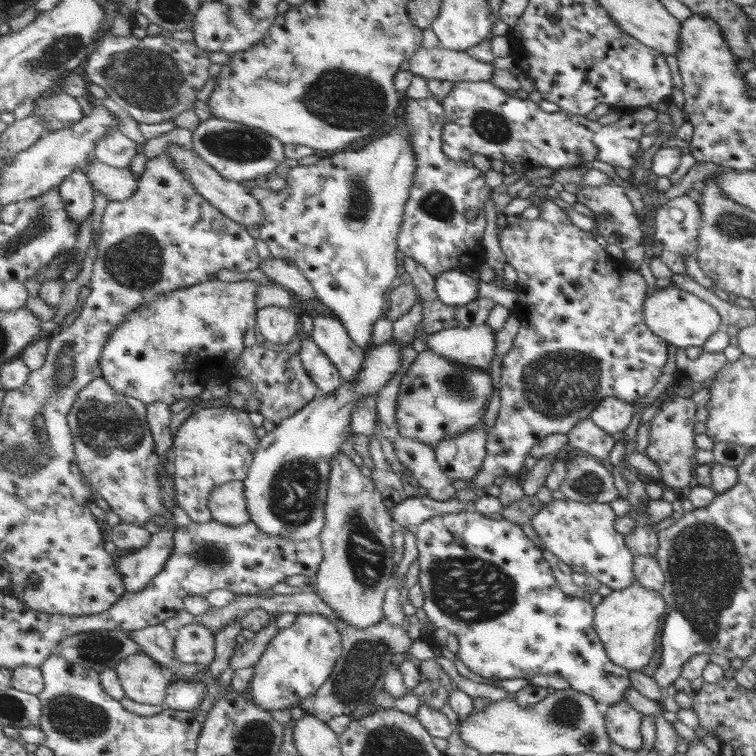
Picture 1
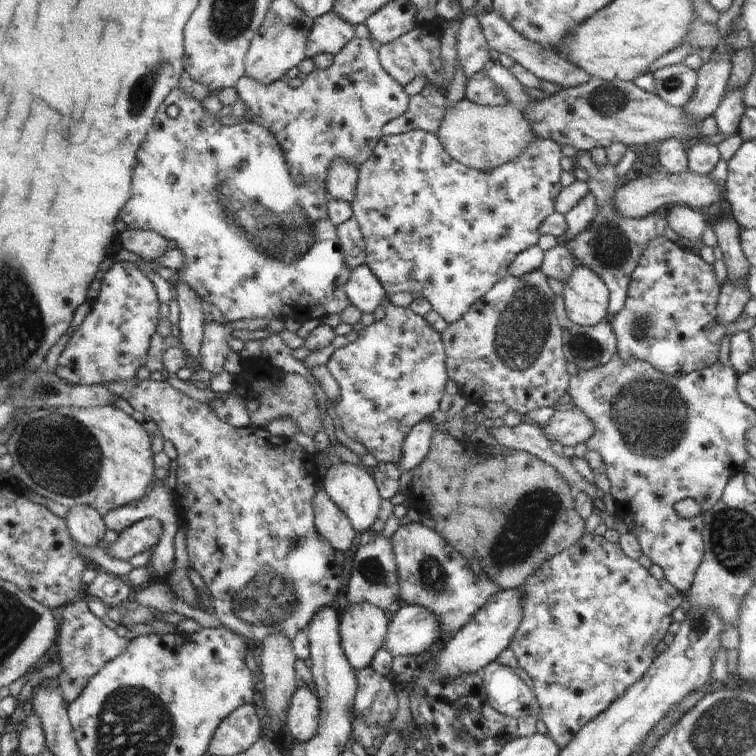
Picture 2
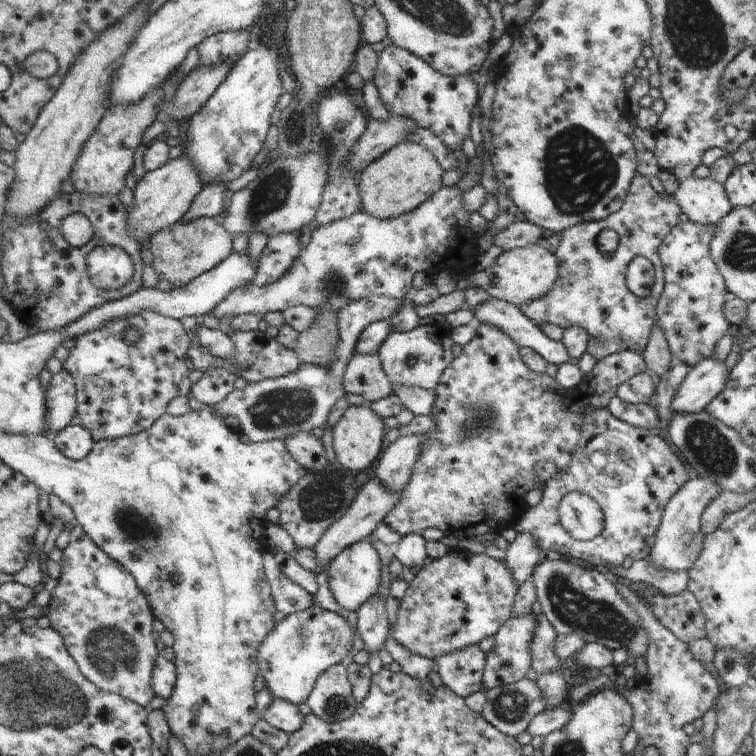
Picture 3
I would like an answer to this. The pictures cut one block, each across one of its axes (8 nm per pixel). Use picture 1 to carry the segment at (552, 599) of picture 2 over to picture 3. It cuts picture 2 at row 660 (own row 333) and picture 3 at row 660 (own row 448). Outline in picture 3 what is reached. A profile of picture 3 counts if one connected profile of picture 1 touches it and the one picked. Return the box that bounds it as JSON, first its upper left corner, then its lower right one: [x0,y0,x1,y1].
[483,616,535,692]

